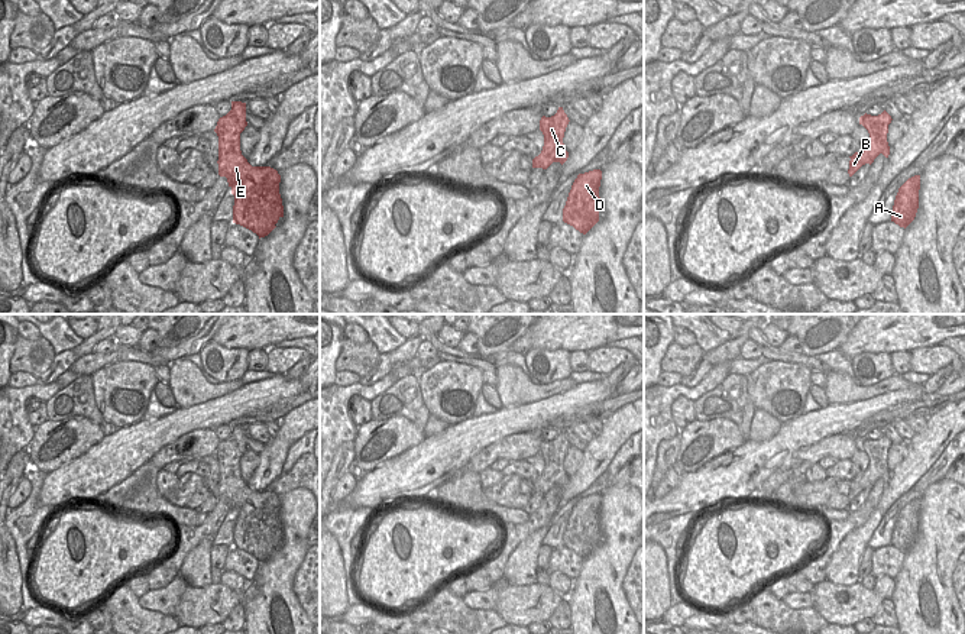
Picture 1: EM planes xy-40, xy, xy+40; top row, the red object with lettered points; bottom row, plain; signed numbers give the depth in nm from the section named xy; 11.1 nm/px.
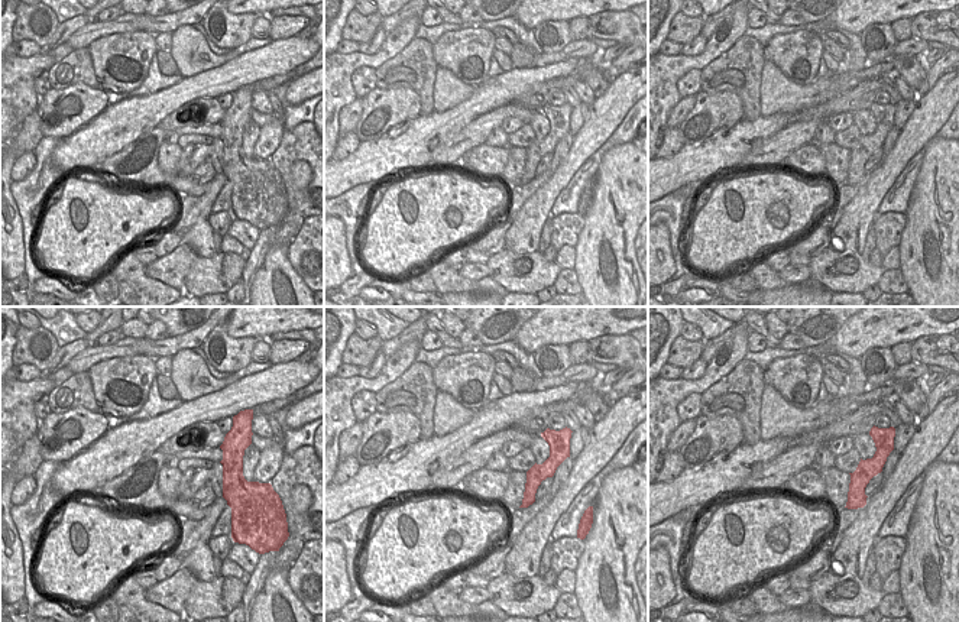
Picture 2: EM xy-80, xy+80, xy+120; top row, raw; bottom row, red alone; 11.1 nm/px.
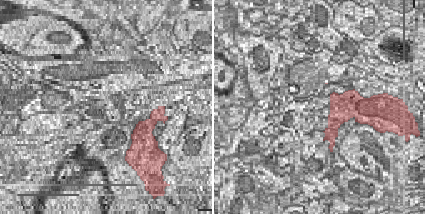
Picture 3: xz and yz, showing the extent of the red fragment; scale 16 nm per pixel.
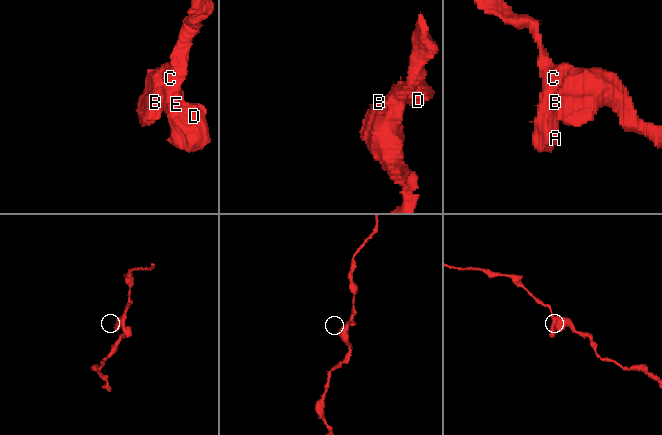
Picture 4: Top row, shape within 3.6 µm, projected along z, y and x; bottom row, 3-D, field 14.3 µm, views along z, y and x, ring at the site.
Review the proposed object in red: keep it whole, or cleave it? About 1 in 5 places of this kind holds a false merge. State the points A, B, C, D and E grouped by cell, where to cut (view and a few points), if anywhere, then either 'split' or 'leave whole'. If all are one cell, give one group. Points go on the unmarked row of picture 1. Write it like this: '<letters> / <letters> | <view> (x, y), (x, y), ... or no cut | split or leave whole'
A B C D E | no cut | leave whole

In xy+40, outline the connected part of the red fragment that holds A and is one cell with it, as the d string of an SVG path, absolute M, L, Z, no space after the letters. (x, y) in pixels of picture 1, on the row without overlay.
M920 499L909 502L900 512L891 534L891 546L907 551L916 541L919 533Z

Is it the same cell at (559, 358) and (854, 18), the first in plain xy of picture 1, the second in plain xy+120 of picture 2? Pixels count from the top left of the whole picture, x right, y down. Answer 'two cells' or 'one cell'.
two cells

